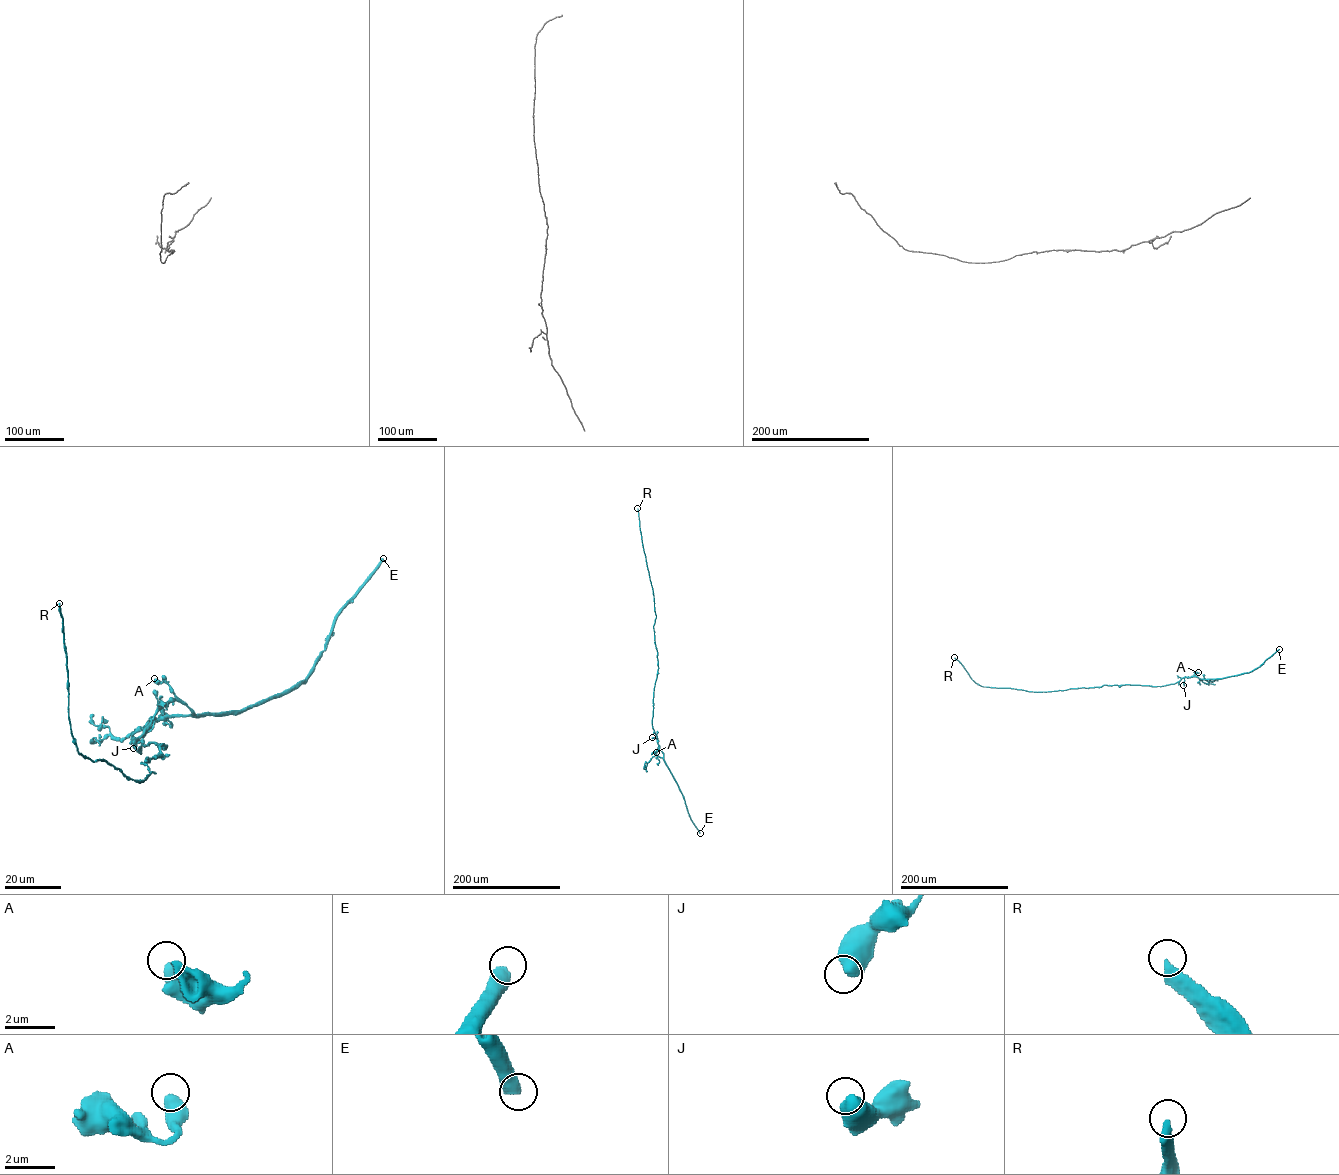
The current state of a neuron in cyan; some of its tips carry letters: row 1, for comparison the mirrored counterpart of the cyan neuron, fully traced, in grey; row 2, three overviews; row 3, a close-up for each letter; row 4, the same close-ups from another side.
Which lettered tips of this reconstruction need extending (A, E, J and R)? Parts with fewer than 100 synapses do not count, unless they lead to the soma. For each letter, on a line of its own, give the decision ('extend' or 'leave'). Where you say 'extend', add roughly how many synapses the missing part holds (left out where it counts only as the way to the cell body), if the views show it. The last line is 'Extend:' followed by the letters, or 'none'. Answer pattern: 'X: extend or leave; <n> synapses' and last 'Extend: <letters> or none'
A: leave
E: leave
J: leave
R: extend; 150 synapses
Extend: R

